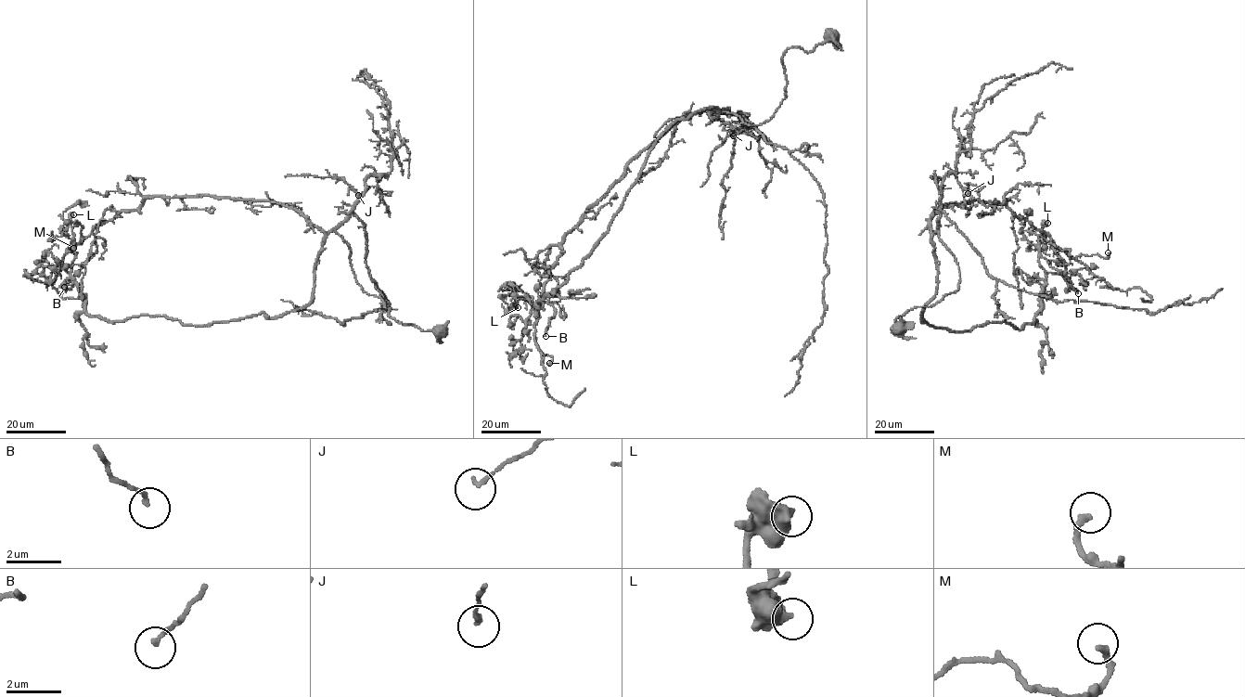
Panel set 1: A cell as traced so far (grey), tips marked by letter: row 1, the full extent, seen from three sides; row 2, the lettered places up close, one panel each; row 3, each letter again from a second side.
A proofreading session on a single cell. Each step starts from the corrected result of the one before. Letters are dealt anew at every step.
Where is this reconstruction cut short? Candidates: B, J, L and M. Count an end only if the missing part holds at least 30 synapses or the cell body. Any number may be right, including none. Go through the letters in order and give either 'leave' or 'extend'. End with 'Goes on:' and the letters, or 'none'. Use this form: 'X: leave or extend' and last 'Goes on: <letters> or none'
B: leave
J: leave
L: leave
M: leave
Goes on: none

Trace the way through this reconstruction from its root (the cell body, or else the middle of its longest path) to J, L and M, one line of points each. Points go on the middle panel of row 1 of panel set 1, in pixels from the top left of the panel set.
J: (832, 37), (784, 52), (786, 96), (768, 121), (749, 125), (716, 113), (728, 109), (763, 135), (733, 135)
L: (832, 37), (784, 52), (768, 121), (696, 112), (639, 152), (565, 235), (537, 312), (508, 284), (518, 307)
M: (832, 37), (784, 52), (786, 96), (768, 121), (686, 115), (565, 235), (533, 333), (549, 363)

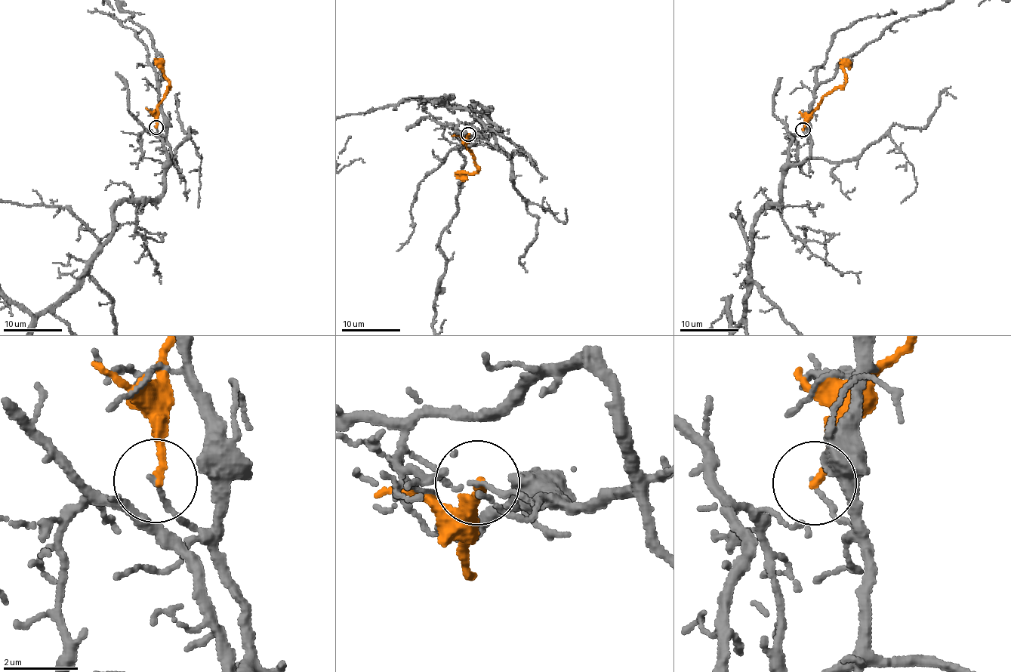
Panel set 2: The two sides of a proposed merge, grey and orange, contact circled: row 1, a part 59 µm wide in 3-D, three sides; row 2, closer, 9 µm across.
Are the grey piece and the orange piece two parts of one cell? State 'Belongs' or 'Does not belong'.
Does not belong

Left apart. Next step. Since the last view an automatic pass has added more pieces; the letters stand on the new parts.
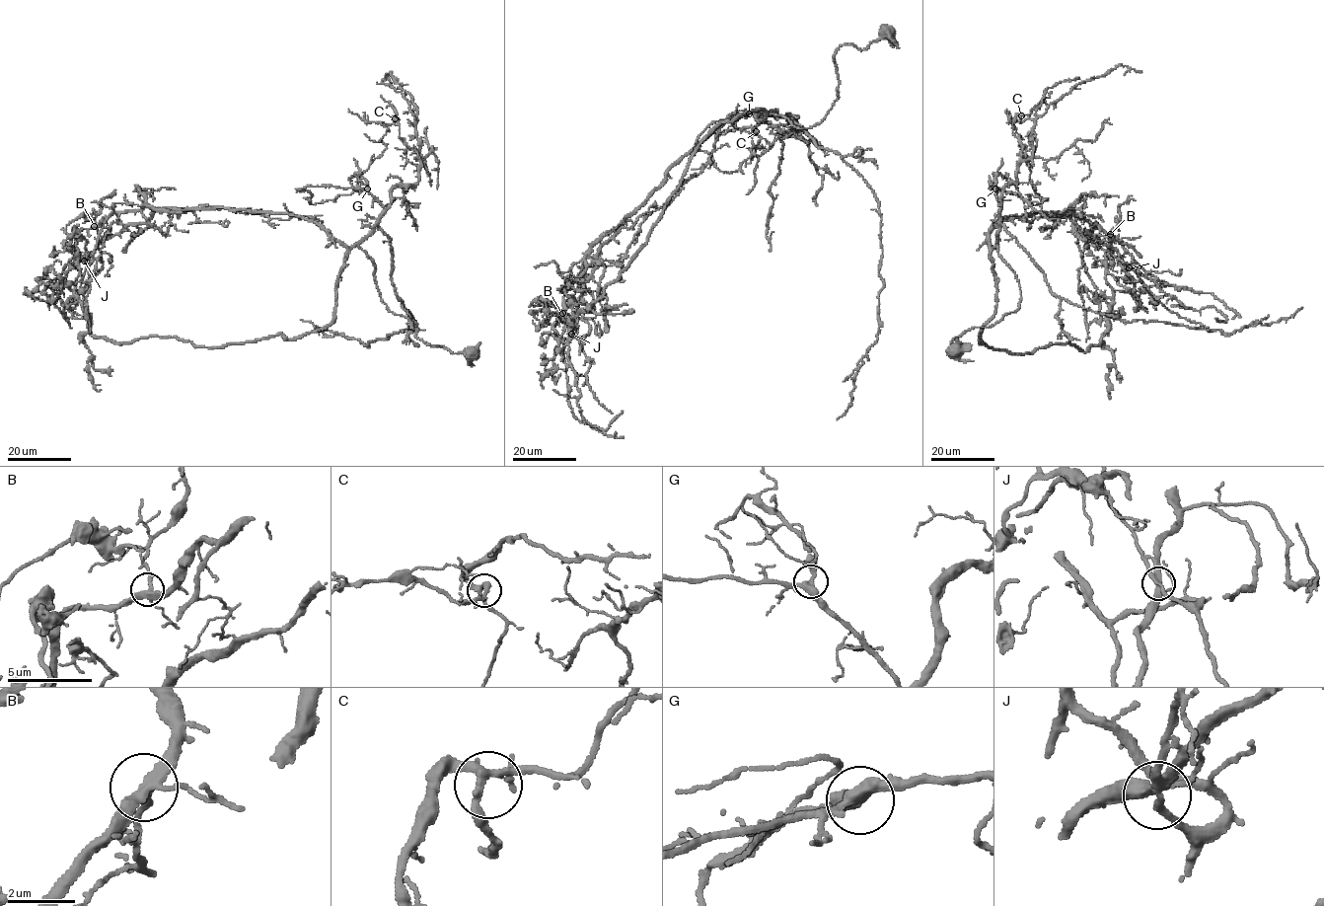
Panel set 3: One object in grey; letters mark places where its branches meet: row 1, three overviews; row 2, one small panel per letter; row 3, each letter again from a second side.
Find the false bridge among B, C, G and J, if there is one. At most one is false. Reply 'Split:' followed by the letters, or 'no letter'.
Split: J

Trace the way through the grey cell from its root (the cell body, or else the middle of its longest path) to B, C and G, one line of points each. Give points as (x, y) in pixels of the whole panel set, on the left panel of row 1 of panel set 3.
B: (472, 355), (417, 339), (410, 320), (382, 300), (366, 253), (299, 216), (144, 206), (94, 226)
C: (472, 355), (417, 339), (382, 300), (359, 247), (394, 188), (418, 180), (418, 154), (395, 118)
G: (472, 355), (426, 344), (417, 339), (410, 320), (382, 300), (375, 266), (359, 247), (383, 208), (367, 188)

